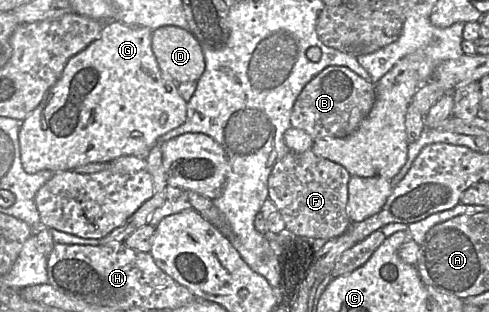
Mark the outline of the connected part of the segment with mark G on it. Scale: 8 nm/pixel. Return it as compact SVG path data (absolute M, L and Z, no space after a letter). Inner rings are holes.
M109 21L97 40L69 60L60 79L21 124L19 144L26 173L73 171L77 167L108 163L122 156L146 159L161 136L186 121L187 102L178 91L179 84L162 73L153 52L152 33L148 27Z

